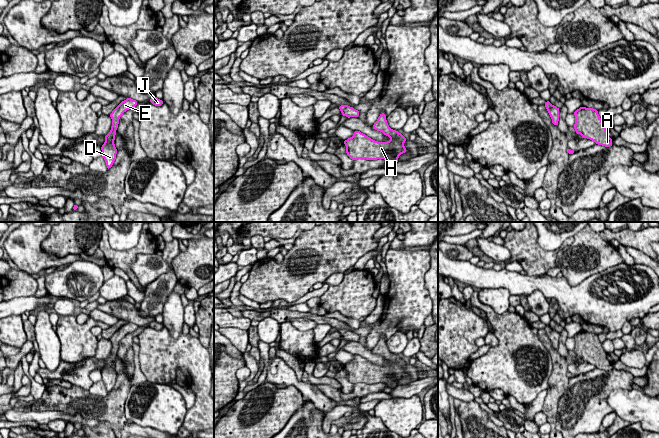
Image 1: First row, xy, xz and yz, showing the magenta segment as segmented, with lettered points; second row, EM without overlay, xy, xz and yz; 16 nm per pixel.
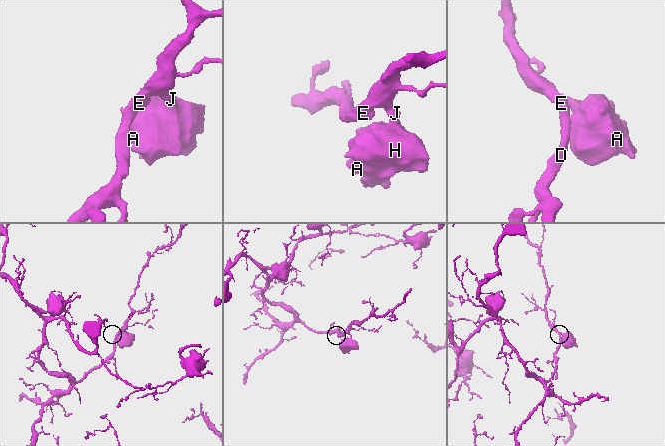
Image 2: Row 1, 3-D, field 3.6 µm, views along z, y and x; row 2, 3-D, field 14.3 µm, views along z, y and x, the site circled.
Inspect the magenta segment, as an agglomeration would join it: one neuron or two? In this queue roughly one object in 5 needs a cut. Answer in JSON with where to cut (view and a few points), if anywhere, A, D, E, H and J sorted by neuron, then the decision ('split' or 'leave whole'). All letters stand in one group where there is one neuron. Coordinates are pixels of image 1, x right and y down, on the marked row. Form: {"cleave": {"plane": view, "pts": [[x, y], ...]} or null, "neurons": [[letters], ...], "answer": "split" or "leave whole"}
{"cleave": null, "neurons": [["A", "D", "E", "H", "J"]], "answer": "leave whole"}

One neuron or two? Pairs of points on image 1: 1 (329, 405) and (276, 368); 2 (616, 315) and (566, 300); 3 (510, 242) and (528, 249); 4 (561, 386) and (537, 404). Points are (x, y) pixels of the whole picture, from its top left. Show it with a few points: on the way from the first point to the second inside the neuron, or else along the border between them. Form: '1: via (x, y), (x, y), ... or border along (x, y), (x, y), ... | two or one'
1: via (316, 396), (304, 386), (289, 378) | one
2: via (604, 313), (593, 309), (583, 300), (578, 300) | one
3: via (514, 242), (519, 242), (524, 247) | one
4: border along (547, 390), (541, 410) | two

